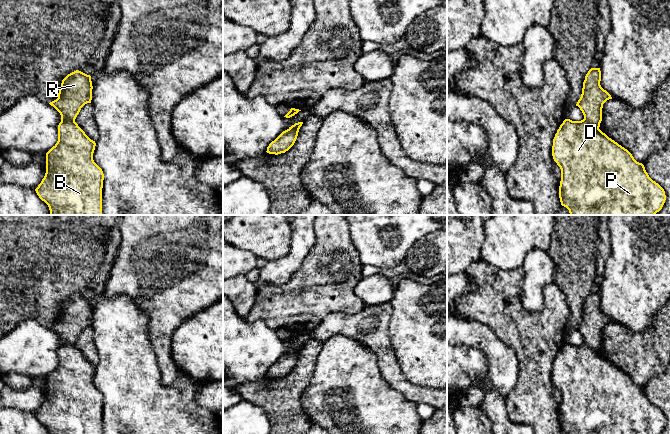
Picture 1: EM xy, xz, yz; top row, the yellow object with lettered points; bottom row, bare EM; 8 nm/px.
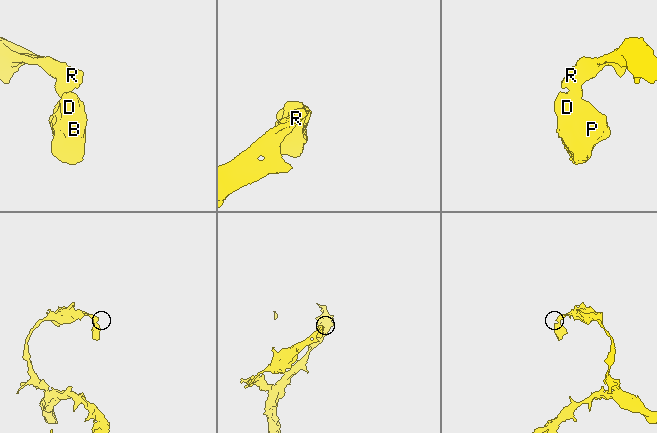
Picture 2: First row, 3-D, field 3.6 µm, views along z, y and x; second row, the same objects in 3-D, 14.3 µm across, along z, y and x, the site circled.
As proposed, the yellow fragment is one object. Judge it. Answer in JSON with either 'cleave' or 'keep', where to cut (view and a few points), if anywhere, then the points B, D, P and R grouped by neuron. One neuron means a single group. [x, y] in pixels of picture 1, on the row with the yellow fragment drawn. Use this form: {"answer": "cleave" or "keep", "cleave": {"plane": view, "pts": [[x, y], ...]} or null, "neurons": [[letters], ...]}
{"answer": "cleave", "cleave": {"plane": "yz", "pts": [[584, 118], [598, 128]]}, "neurons": [["B", "D", "P"], ["R"]]}

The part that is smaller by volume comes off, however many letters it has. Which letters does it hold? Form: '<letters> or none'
B, D, P

